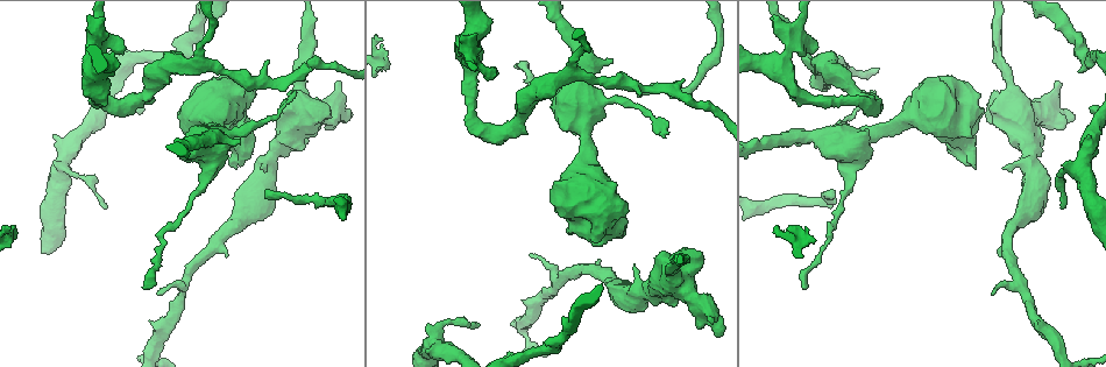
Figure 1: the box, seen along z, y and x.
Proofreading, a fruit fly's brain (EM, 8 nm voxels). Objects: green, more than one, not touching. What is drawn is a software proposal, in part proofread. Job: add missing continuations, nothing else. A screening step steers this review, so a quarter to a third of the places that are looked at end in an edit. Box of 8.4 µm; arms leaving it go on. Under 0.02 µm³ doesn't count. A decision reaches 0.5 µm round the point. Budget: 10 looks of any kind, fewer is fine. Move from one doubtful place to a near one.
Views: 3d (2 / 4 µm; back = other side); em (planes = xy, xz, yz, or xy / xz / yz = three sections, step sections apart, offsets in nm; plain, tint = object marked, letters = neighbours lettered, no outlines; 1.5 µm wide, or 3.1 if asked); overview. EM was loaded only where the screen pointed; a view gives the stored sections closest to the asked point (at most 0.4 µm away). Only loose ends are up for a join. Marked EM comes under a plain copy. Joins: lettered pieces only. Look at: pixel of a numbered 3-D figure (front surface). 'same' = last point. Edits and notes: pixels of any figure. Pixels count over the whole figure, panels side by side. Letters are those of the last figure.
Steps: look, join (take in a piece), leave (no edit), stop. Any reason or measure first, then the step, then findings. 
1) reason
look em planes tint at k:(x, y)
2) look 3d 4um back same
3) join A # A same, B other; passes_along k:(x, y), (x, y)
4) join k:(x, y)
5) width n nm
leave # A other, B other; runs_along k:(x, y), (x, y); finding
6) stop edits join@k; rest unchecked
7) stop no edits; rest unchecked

thin end
look em xy step 8 letters at 1:(1064, 208)

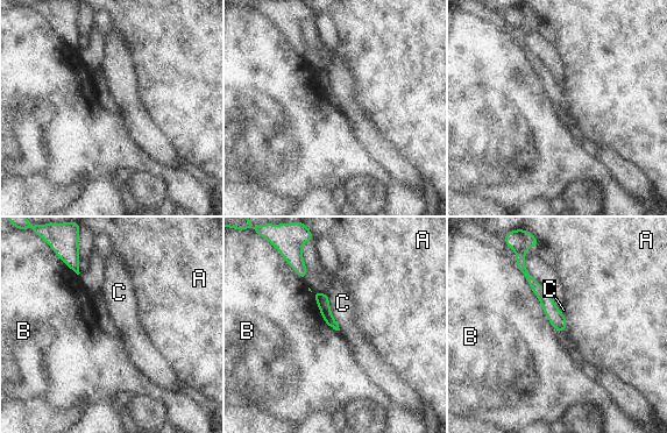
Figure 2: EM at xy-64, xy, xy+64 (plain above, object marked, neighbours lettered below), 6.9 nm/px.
another direction
look em planes letters same

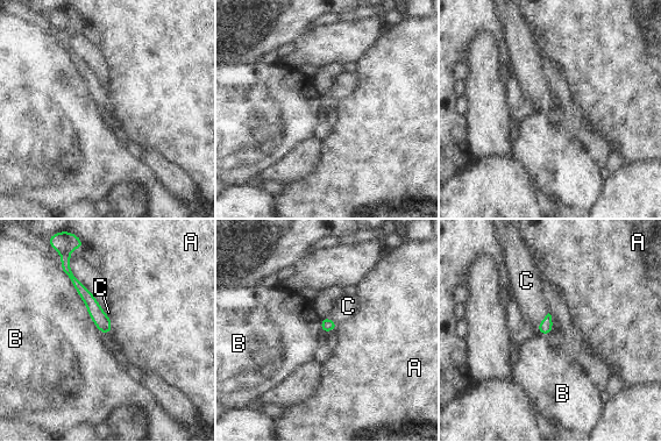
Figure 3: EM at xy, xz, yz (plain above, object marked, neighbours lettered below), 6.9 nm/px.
width 90 nm
leave # A other, B other, C other; border 3:(59, 265), (91, 320), (106, 335); no lettered piece goes on from it

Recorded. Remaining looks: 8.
free end
look em xy step 8 letters at 1:(833, 189)

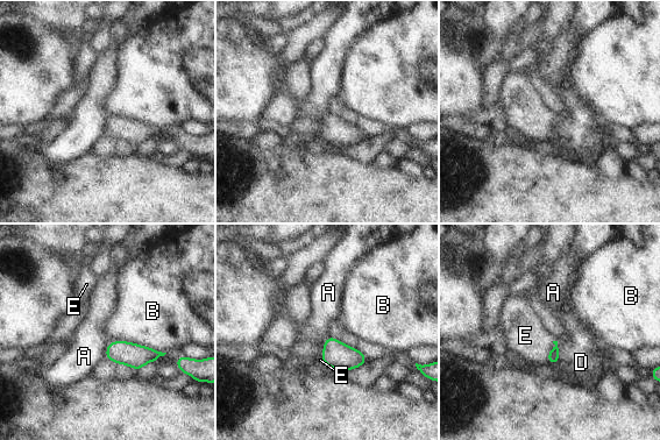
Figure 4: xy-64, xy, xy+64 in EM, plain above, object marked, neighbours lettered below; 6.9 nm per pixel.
another direction
look em planes letters same

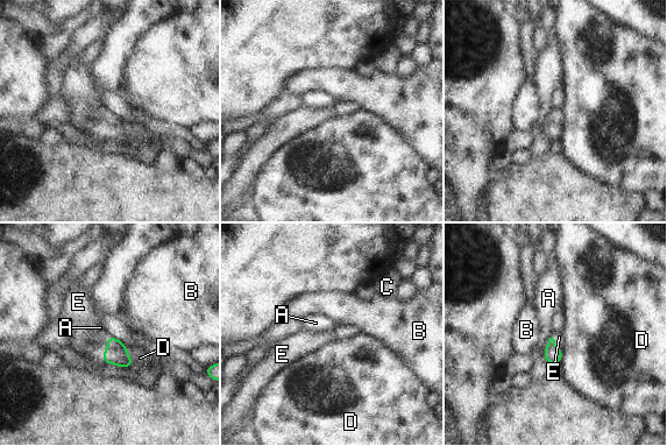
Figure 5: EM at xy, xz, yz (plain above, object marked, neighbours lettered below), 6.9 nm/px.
join E # A other, B other, C other, D other, E same; passes_along 5:(115, 353), (105, 348), (83, 320); the neuron continues

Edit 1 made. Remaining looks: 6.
redraw
look overview

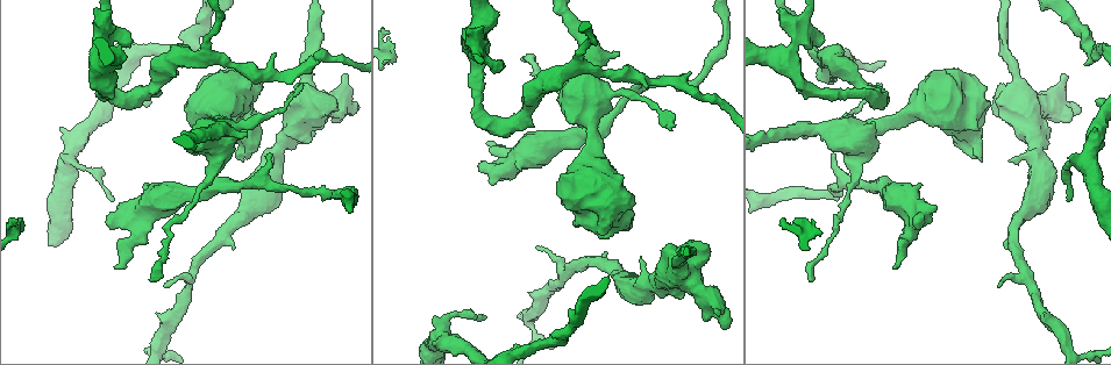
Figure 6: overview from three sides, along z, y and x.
branch stops here
look em planes tint at 6:(561, 90)

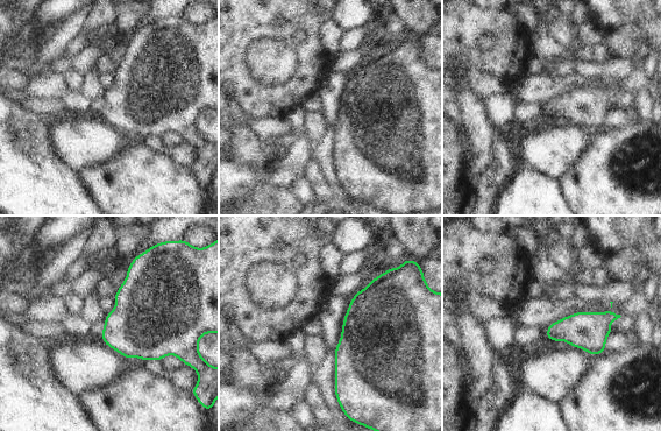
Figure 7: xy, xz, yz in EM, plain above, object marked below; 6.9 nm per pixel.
see the neighbours
look em planes letters same

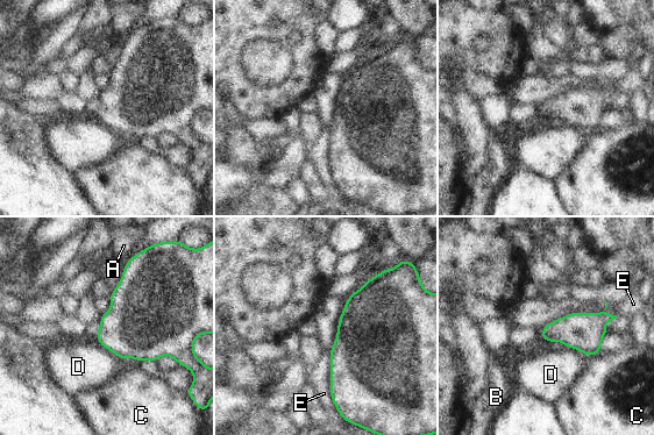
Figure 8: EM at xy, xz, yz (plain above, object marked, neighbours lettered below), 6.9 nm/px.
leave # A other, B other, C other, D other, E other; border 8:(567, 347), (580, 349), (589, 357); none of them fits

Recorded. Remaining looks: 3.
an open end
look em planes letters at 6:(115, 269)

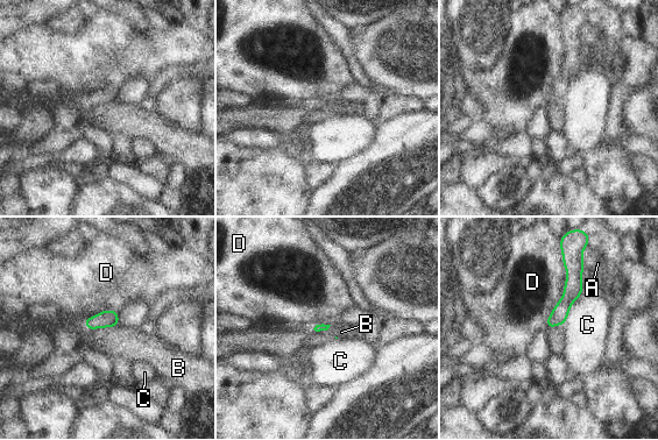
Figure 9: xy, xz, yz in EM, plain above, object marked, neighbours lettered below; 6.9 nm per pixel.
leave # A other, B other, C other, D other; runs_along 9:(567, 262), (572, 292), (549, 324); none of them fits

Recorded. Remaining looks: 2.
stop edits join@5; rest unchecked

